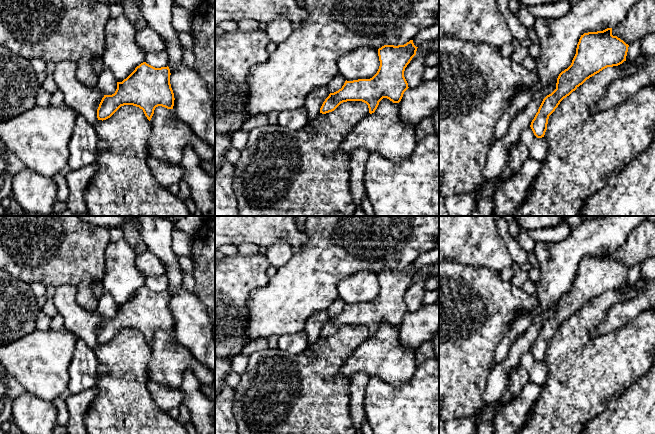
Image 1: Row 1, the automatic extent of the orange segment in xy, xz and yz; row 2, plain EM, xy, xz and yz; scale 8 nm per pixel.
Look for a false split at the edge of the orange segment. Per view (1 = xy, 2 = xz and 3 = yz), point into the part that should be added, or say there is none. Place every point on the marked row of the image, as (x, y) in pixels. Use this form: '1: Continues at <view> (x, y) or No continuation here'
1: No continuation here
2: No continuation here
3: No continuation here

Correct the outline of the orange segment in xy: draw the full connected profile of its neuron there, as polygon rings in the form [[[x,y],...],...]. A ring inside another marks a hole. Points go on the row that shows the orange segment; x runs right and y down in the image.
[[[146,62],[141,63],[122,82],[117,82],[117,89],[112,95],[104,95],[97,109],[98,120],[110,118],[121,106],[133,105],[143,110],[145,116],[150,121],[154,110],[158,106],[173,109],[174,93],[170,84],[169,67],[155,68]]]

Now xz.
[[[413,40],[404,45],[384,45],[379,48],[380,66],[377,73],[370,79],[346,80],[341,89],[330,93],[325,99],[320,113],[332,112],[347,101],[366,103],[370,114],[375,112],[383,98],[399,103],[404,92],[409,88],[404,71],[416,55],[417,48]]]

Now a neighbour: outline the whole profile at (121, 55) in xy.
[[[125,15],[110,17],[106,23],[102,59],[117,82],[122,82],[137,66],[145,62],[146,53],[136,43],[136,31]]]

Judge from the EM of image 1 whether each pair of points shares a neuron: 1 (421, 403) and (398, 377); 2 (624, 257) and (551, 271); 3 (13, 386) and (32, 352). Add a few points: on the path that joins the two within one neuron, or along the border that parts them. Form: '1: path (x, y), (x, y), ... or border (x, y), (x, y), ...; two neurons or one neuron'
1: border (417, 366), (414, 374), (400, 385), (381, 380); two neurons
2: border (628, 234), (625, 241), (612, 252); two neurons
3: border (10, 373), (25, 390); two neurons

